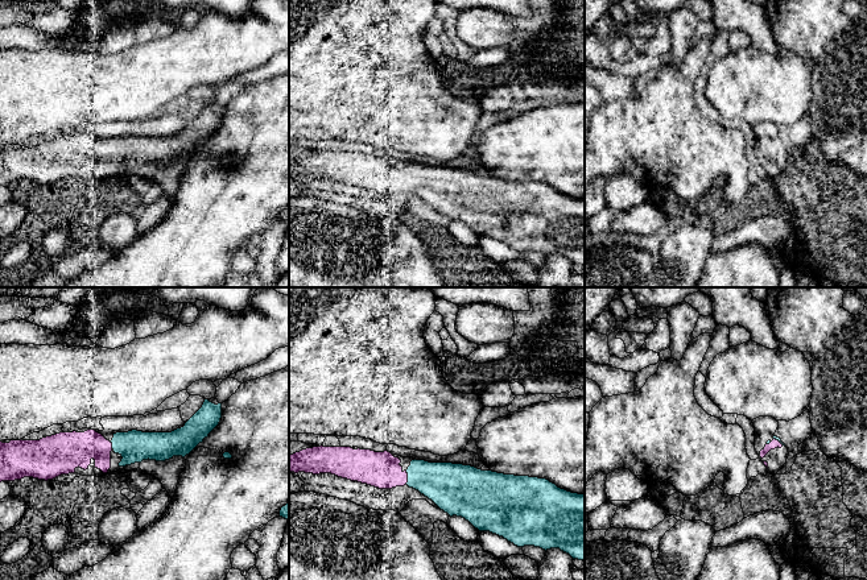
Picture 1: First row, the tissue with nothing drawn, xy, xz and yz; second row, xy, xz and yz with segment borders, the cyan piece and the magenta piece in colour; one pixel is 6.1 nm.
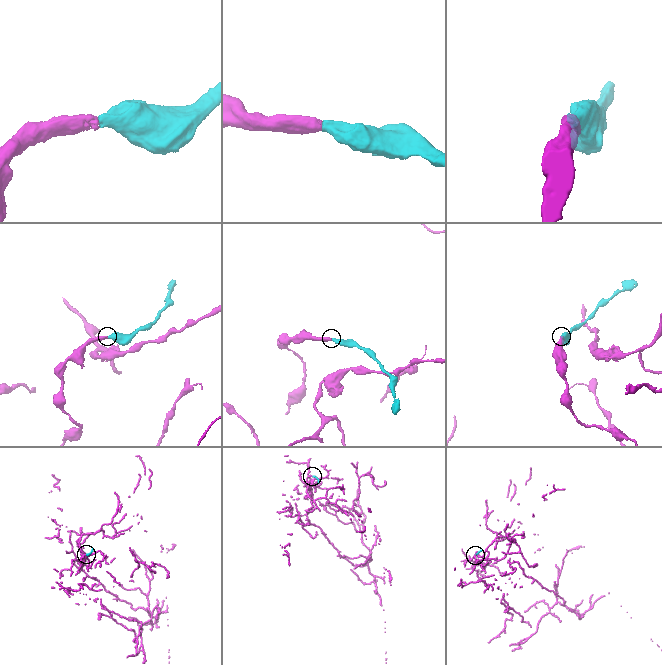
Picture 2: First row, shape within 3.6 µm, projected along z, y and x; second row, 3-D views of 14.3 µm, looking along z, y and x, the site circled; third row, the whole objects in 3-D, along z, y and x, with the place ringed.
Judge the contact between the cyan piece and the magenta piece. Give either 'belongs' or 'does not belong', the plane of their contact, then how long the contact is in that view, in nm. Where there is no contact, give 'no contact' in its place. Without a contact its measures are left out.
belongs | xz | 90 nm

